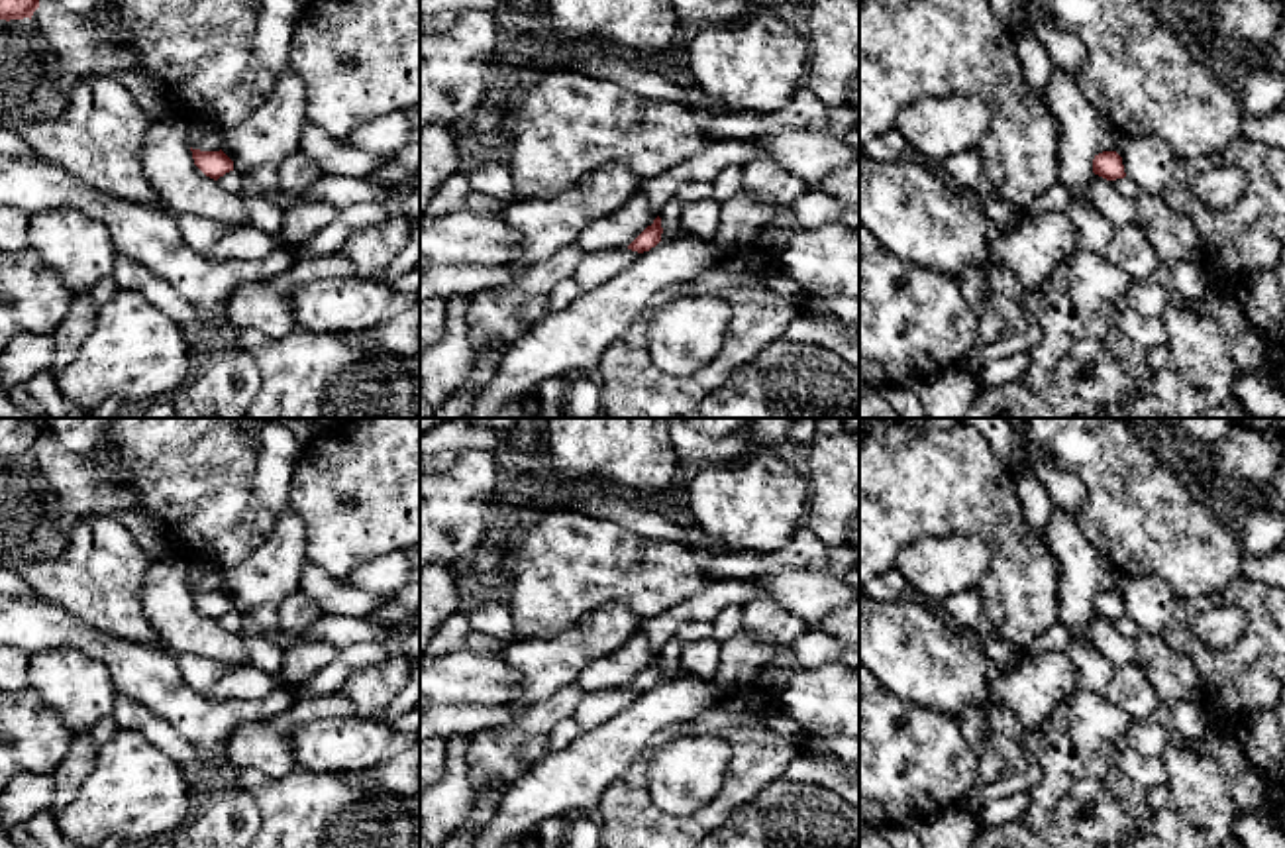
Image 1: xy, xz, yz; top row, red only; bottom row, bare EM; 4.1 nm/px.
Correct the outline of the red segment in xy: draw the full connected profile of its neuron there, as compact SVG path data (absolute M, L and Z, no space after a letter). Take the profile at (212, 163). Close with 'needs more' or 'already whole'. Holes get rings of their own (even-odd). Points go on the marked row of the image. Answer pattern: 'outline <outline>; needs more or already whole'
outline M192 149L194 165L210 179L214 179L224 190L241 194L243 175L233 169L233 161L220 151Z; needs more

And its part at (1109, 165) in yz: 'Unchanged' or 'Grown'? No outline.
Grown

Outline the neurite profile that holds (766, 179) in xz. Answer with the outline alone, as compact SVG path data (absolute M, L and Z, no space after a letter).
M761 155L744 167L742 190L765 204L793 204L806 192L806 183L783 163Z

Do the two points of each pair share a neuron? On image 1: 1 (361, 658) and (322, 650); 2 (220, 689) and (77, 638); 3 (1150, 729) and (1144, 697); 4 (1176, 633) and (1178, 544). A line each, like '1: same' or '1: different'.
1: different
2: different
3: different
4: different

